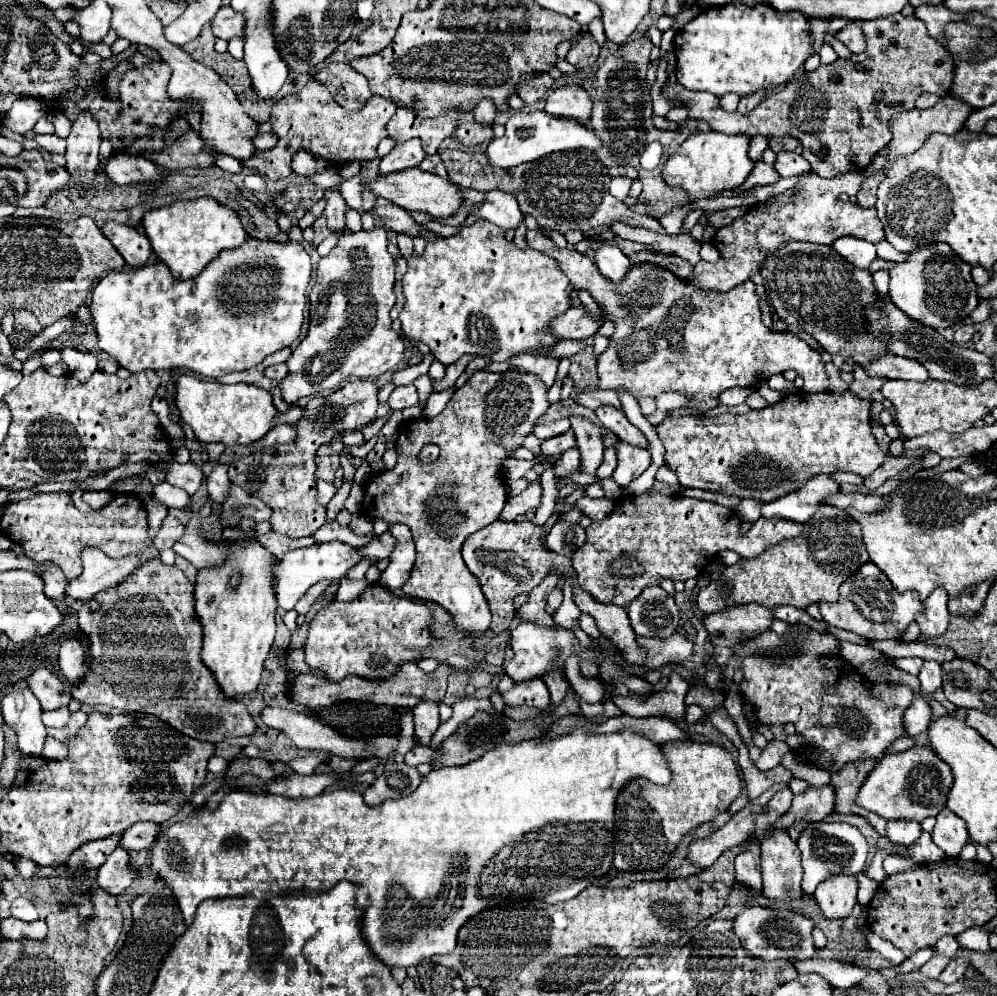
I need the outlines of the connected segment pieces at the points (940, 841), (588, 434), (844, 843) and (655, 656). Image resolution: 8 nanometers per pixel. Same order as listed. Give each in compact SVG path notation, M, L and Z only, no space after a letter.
M948 807L936 815L936 827L932 831L932 841L952 859L958 857L962 847L970 841L964 821L956 817Z
M570 417L570 423L572 423L572 431L576 433L576 441L580 449L580 469L582 473L594 475L604 455L600 429L586 417Z
M816 823L808 825L798 839L798 849L802 853L802 891L812 895L814 889L832 875L856 875L866 867L868 843L862 833L846 823Z
M672 633L666 639L638 637L638 645L648 649L648 667L660 669L666 663L678 663L692 655L692 643L678 633Z

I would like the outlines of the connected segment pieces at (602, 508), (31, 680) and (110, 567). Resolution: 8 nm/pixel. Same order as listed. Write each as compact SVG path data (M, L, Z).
M582 497L576 507L580 511L584 511L592 521L602 521L606 519L612 511L614 511L615 503L609 499L590 499L590 497Z
M36 669L26 679L26 683L28 683L30 691L36 695L36 699L40 701L44 711L68 707L68 703L72 701L68 687L64 687L64 683L48 669Z
M156 547L142 549L140 553L122 557L122 559L110 559L98 549L84 549L82 553L84 573L80 579L74 579L68 583L66 595L80 601L88 601L96 593L122 583L124 577L128 577L128 573L140 567L140 563L158 559L158 557L160 557L160 551Z

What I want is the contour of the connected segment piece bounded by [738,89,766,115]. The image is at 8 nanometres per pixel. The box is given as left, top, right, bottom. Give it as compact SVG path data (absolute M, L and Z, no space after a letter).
M762 89L760 93L756 93L756 95L752 95L752 97L744 97L744 99L740 99L738 113L740 113L740 115L748 115L748 113L756 107L756 103L760 103L760 101L764 99L764 95L766 95L766 91Z

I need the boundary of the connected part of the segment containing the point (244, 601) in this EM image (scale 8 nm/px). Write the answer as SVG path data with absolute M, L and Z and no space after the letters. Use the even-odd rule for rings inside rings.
M238 539L238 541L228 541L230 545L230 557L224 567L214 567L212 573L204 573L204 569L198 571L196 575L196 613L200 617L202 629L204 629L204 641L202 641L202 663L212 671L218 687L224 691L226 697L234 699L240 695L248 695L258 689L262 681L262 669L264 661L268 657L268 651L274 643L276 635L276 595L272 593L272 561L274 555L266 551L256 539ZM232 569L242 573L242 581L236 589L228 589L228 573Z

